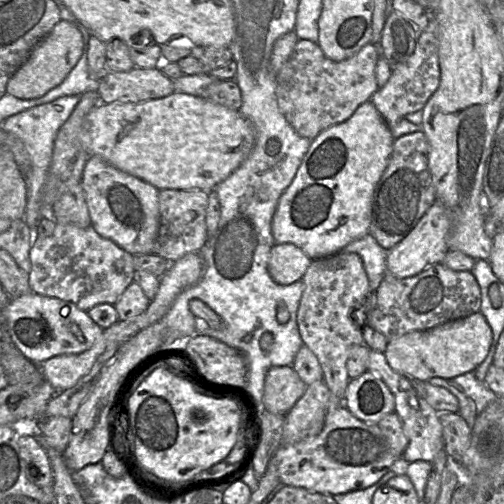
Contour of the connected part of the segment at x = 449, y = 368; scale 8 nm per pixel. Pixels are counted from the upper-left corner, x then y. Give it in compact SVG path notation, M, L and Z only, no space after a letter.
M480 312L465 318L448 321L432 329L413 331L387 343L384 355L390 367L412 379L428 381L433 377L454 378L473 372L486 358L493 335Z

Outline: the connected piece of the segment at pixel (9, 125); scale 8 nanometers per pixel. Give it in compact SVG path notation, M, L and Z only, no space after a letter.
M80 95L63 96L52 102L41 104L5 119L2 127L18 136L24 143L30 157L31 167L25 175L27 184L27 206L24 214L24 222L32 231L36 231L42 217L53 216L53 208L43 205L43 192L52 161L54 141L60 128L69 119L80 101Z

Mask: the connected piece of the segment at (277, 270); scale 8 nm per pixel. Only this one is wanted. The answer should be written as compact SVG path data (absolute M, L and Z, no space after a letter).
M292 243L275 244L269 256L268 272L280 285L289 285L302 280L312 259Z

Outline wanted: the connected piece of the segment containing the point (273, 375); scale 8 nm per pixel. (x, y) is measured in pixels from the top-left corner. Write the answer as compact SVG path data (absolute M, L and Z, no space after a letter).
M292 365L271 367L265 377L263 409L286 415L304 394L306 386Z

